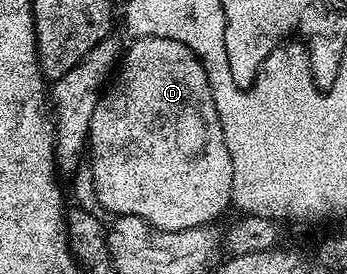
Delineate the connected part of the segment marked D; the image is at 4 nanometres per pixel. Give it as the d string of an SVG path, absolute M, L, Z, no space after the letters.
M138 36L131 41L133 44L123 49L118 71L111 77L105 87L98 106L94 106L94 118L90 118L88 127L87 151L92 156L92 184L96 187L96 200L113 217L137 216L142 218L152 228L163 232L177 232L202 228L216 222L232 204L232 179L234 166L230 162L230 150L226 150L226 138L222 134L222 122L218 118L218 110L214 106L214 94L210 82L206 78L206 70L202 62L182 42L174 42L174 38L154 38L153 36Z

